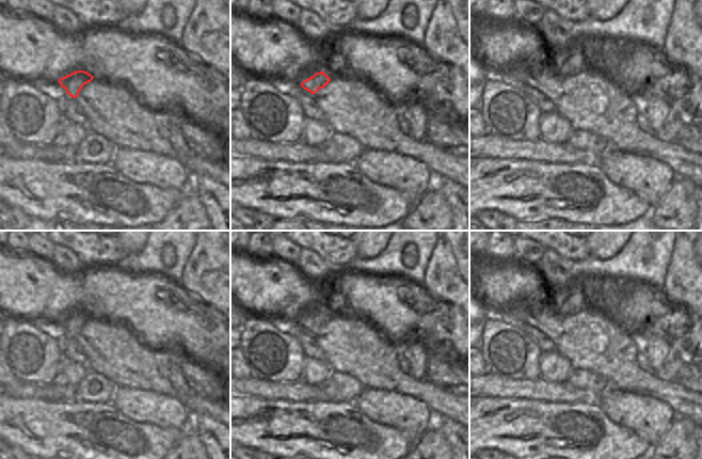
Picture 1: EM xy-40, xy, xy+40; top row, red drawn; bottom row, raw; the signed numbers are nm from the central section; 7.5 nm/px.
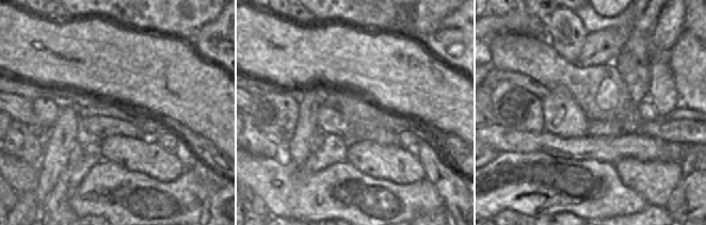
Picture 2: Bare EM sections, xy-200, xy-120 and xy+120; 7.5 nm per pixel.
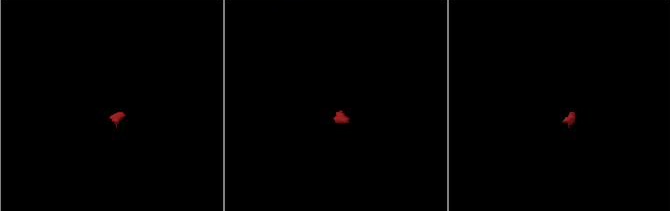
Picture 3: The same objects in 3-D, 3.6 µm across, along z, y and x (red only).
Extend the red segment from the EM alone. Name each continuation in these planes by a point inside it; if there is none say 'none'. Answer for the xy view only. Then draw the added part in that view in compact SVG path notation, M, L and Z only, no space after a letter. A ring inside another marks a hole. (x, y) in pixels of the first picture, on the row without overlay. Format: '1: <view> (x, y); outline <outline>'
1: xy (332, 302); outline M331 287L321 295L315 310L323 311L330 316L342 312L346 307L348 307L346 299L335 287Z

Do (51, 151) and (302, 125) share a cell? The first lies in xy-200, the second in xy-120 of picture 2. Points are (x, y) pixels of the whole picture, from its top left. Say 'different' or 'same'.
same

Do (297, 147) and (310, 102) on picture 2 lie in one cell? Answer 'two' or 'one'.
one

